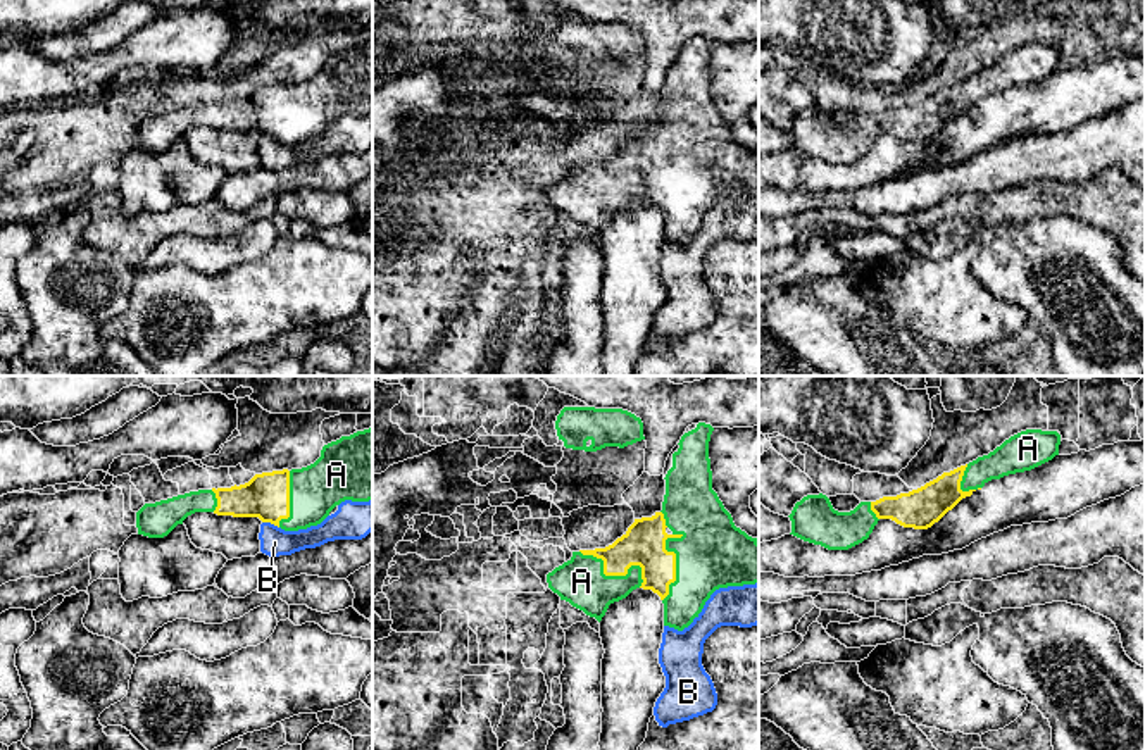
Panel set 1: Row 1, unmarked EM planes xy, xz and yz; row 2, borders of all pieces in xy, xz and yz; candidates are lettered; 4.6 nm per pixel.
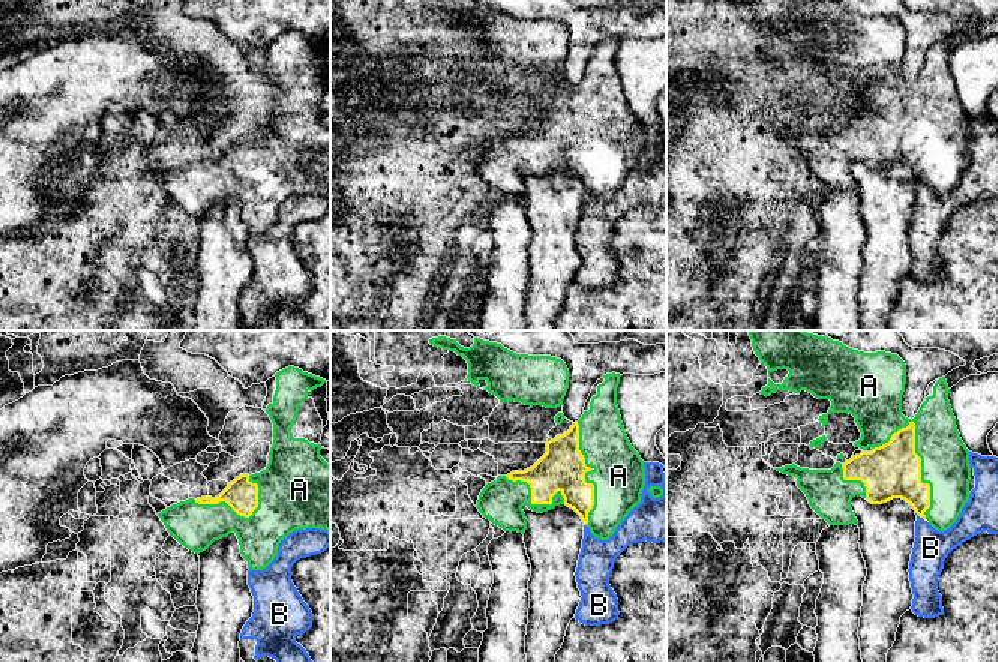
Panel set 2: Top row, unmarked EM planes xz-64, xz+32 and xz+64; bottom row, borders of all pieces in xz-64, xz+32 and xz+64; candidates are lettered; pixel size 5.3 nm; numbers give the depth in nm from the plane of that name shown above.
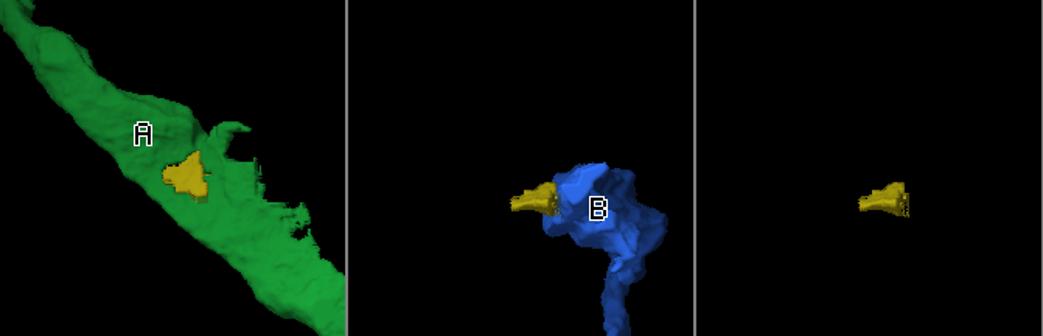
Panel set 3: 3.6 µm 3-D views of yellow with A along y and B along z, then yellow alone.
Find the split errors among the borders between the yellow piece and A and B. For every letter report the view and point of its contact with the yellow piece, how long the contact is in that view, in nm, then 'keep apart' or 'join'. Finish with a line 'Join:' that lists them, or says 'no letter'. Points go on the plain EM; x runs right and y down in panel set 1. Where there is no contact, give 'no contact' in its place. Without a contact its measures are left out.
A: contact xz (614, 188); length 340 nm; join
B: contact xy (271, 137); length 90 nm; keep apart
Join: A

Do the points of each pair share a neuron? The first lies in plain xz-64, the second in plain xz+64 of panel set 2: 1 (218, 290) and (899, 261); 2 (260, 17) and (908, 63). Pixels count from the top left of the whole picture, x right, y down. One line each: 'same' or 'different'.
1: same
2: same

